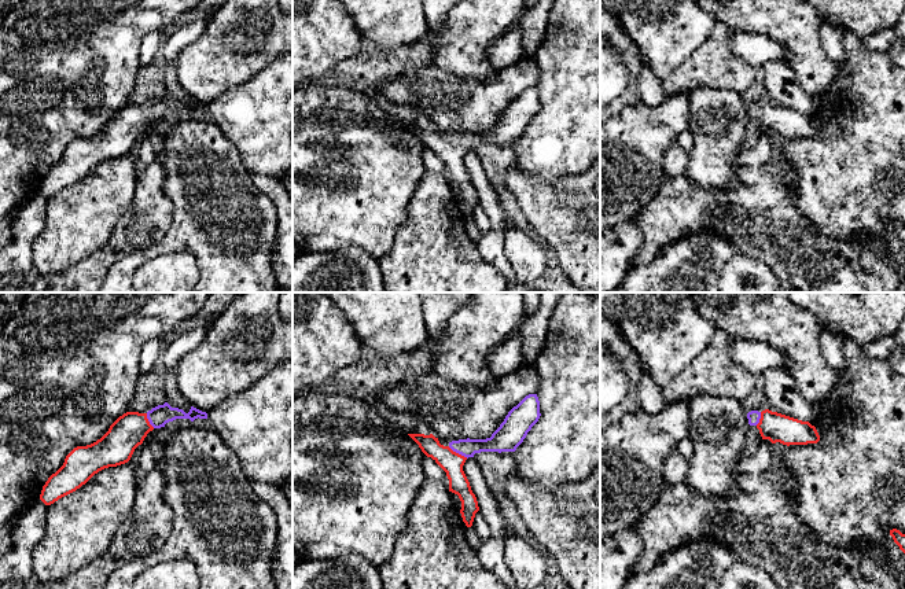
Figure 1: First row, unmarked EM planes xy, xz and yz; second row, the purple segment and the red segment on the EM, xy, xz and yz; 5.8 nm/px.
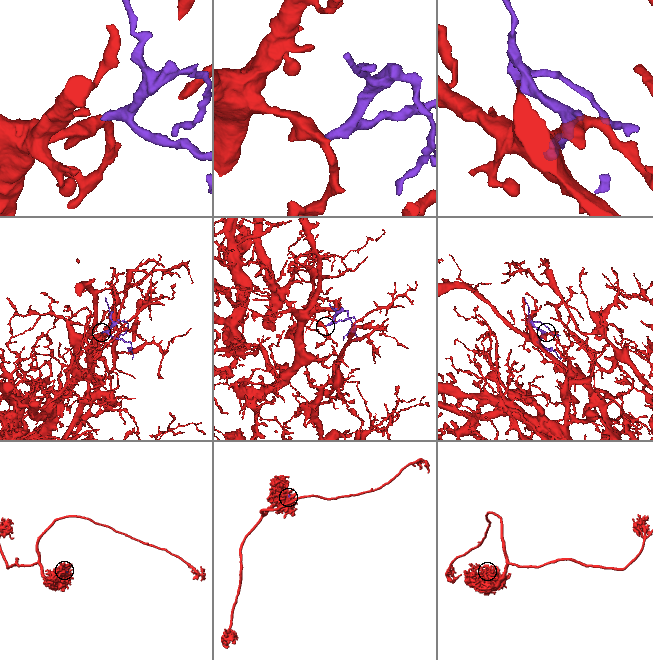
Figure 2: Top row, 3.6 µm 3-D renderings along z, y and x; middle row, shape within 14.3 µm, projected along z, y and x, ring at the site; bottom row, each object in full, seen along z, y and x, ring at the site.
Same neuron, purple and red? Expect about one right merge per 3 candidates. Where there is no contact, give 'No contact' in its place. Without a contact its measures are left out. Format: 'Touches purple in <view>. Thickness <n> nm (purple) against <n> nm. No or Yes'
Touches purple in xz. Thickness 120 nm (purple) against 130 nm. Yes

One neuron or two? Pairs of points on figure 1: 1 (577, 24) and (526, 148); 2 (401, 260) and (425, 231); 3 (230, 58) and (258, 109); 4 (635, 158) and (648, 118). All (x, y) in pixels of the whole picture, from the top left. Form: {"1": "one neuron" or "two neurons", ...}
{"1": "one neuron", "2": "one neuron", "3": "two neurons", "4": "one neuron"}

